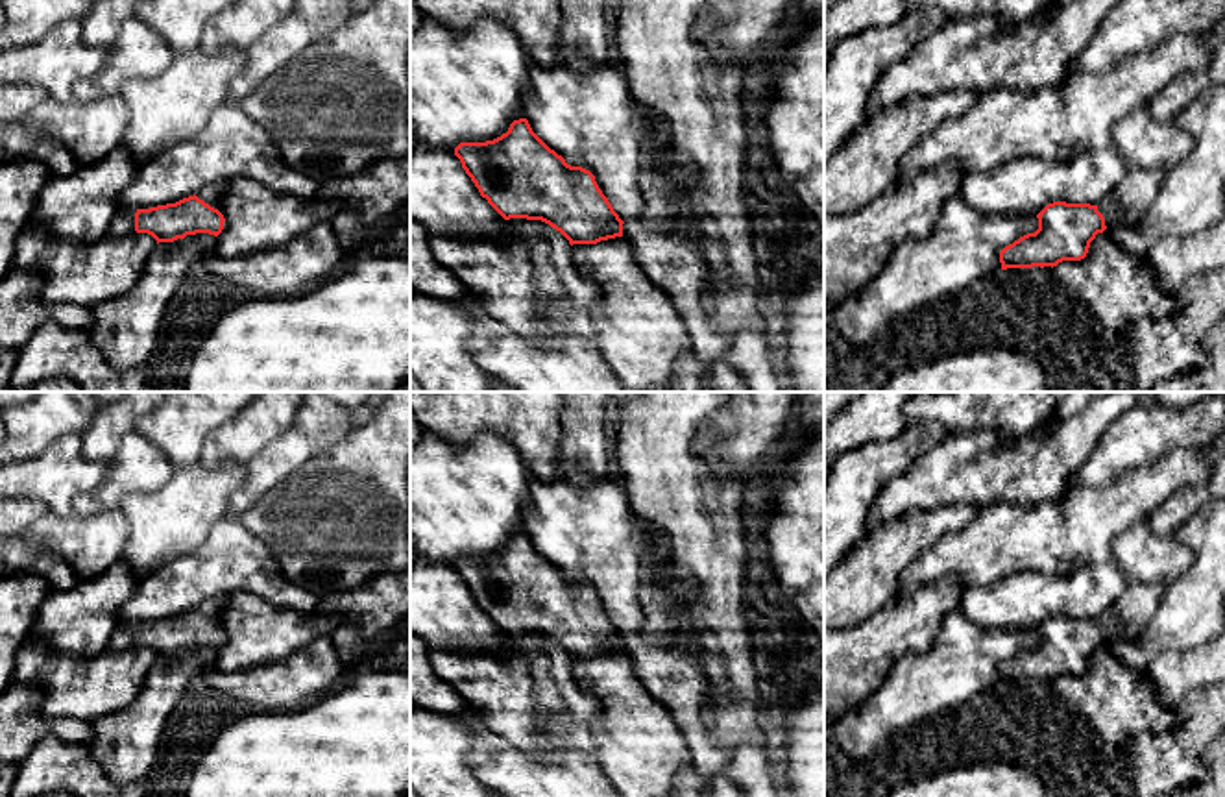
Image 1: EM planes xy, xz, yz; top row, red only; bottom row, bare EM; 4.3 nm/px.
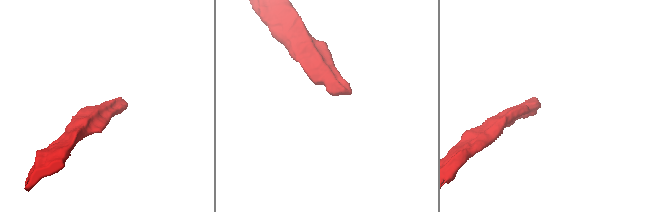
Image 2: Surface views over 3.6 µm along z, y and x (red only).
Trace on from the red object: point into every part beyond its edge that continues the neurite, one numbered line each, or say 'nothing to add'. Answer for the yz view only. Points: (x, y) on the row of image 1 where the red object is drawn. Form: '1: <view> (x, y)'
1: yz (1127, 204)

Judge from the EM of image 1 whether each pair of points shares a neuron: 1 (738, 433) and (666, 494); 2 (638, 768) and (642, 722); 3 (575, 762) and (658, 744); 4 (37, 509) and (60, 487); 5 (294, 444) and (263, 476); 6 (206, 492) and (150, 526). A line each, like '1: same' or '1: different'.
1: different
2: same
3: different
4: different
5: same
6: same

